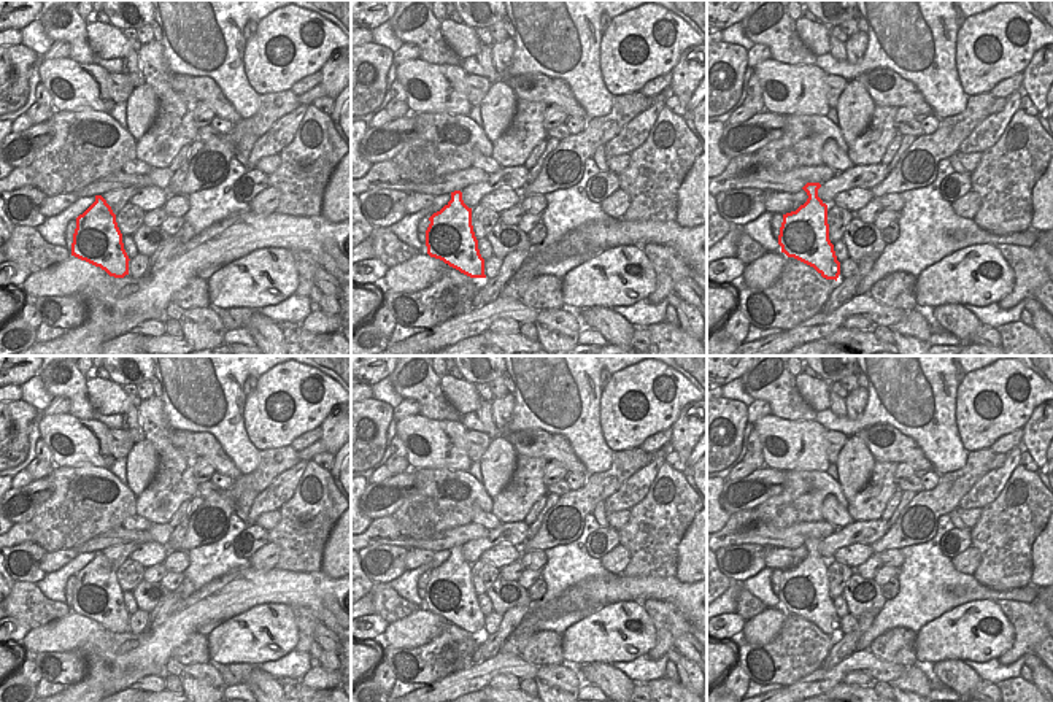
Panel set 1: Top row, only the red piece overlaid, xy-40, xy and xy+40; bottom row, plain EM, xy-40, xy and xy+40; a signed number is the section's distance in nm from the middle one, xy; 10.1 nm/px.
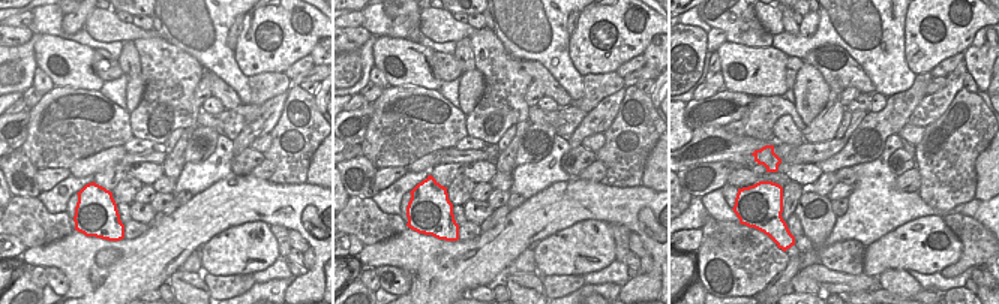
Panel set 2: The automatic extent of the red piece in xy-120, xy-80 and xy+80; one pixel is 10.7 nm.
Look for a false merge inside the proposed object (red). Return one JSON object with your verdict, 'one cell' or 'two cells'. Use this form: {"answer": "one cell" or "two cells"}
{"answer": "one cell"}

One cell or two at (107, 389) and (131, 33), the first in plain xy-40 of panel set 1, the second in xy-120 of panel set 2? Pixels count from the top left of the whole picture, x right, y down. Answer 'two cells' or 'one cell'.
one cell

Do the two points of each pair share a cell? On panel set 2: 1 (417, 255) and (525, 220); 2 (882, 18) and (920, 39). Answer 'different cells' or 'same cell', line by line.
1: same cell
2: different cells

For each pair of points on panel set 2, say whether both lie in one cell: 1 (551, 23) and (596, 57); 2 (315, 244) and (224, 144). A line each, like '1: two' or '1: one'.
1: two
2: two

